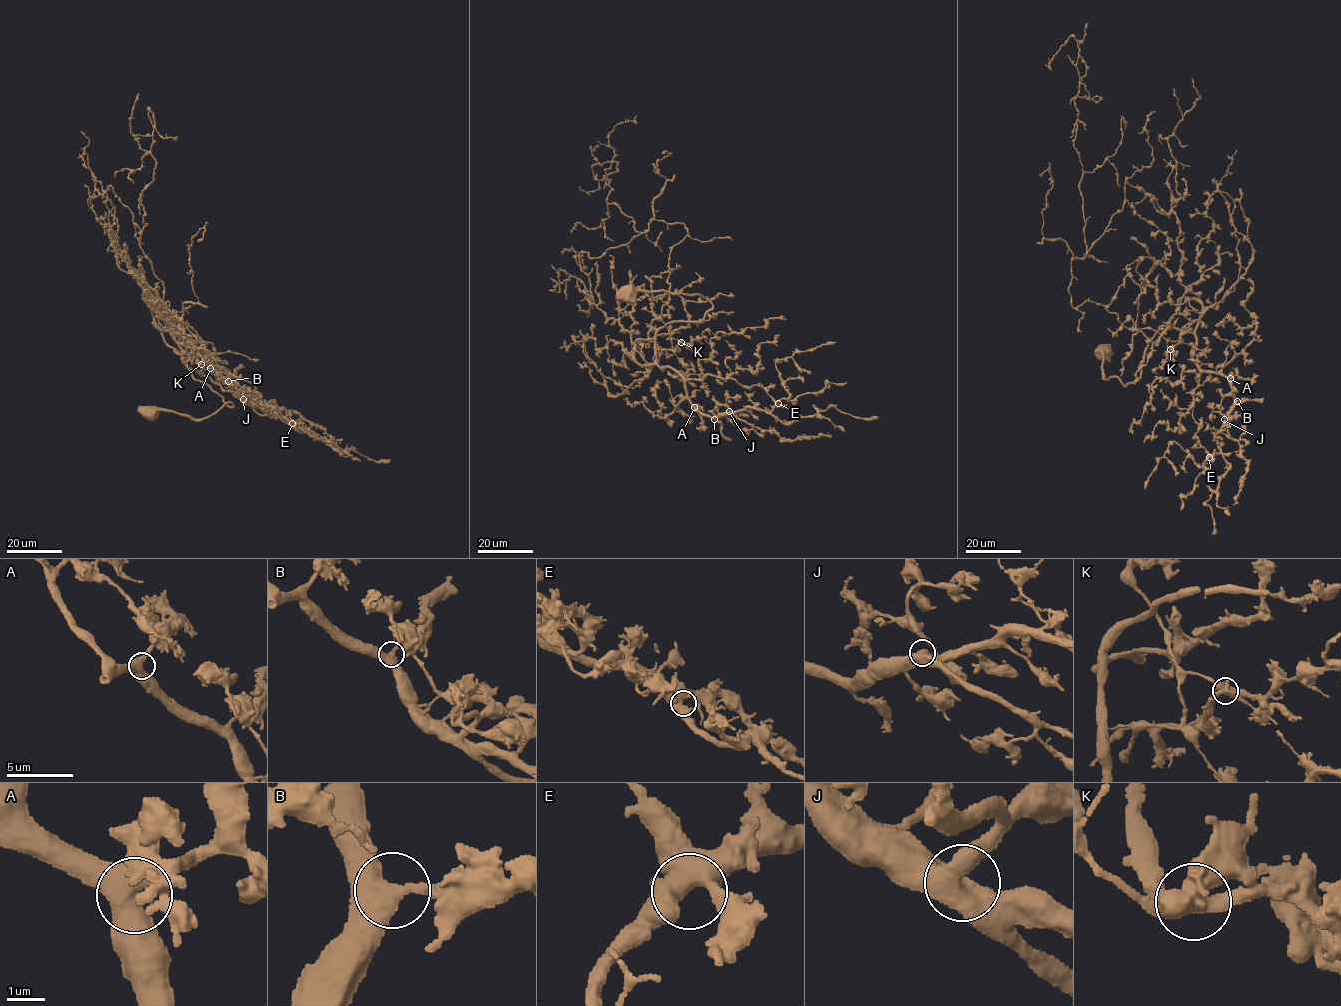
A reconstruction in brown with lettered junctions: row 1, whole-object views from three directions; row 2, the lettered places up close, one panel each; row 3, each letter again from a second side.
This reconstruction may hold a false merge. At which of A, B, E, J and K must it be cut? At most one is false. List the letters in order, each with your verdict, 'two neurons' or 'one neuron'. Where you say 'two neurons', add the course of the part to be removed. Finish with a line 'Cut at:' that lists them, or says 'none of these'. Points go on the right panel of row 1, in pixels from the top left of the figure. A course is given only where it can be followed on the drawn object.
A: one neuron
B: one neuron
E: one neuron
J: one neuron
K: two neurons; course (1170, 348), (1068, 289), (1126, 179), (1166, 214), (1180, 197), (1168, 138), (1192, 78)
Cut at: K

